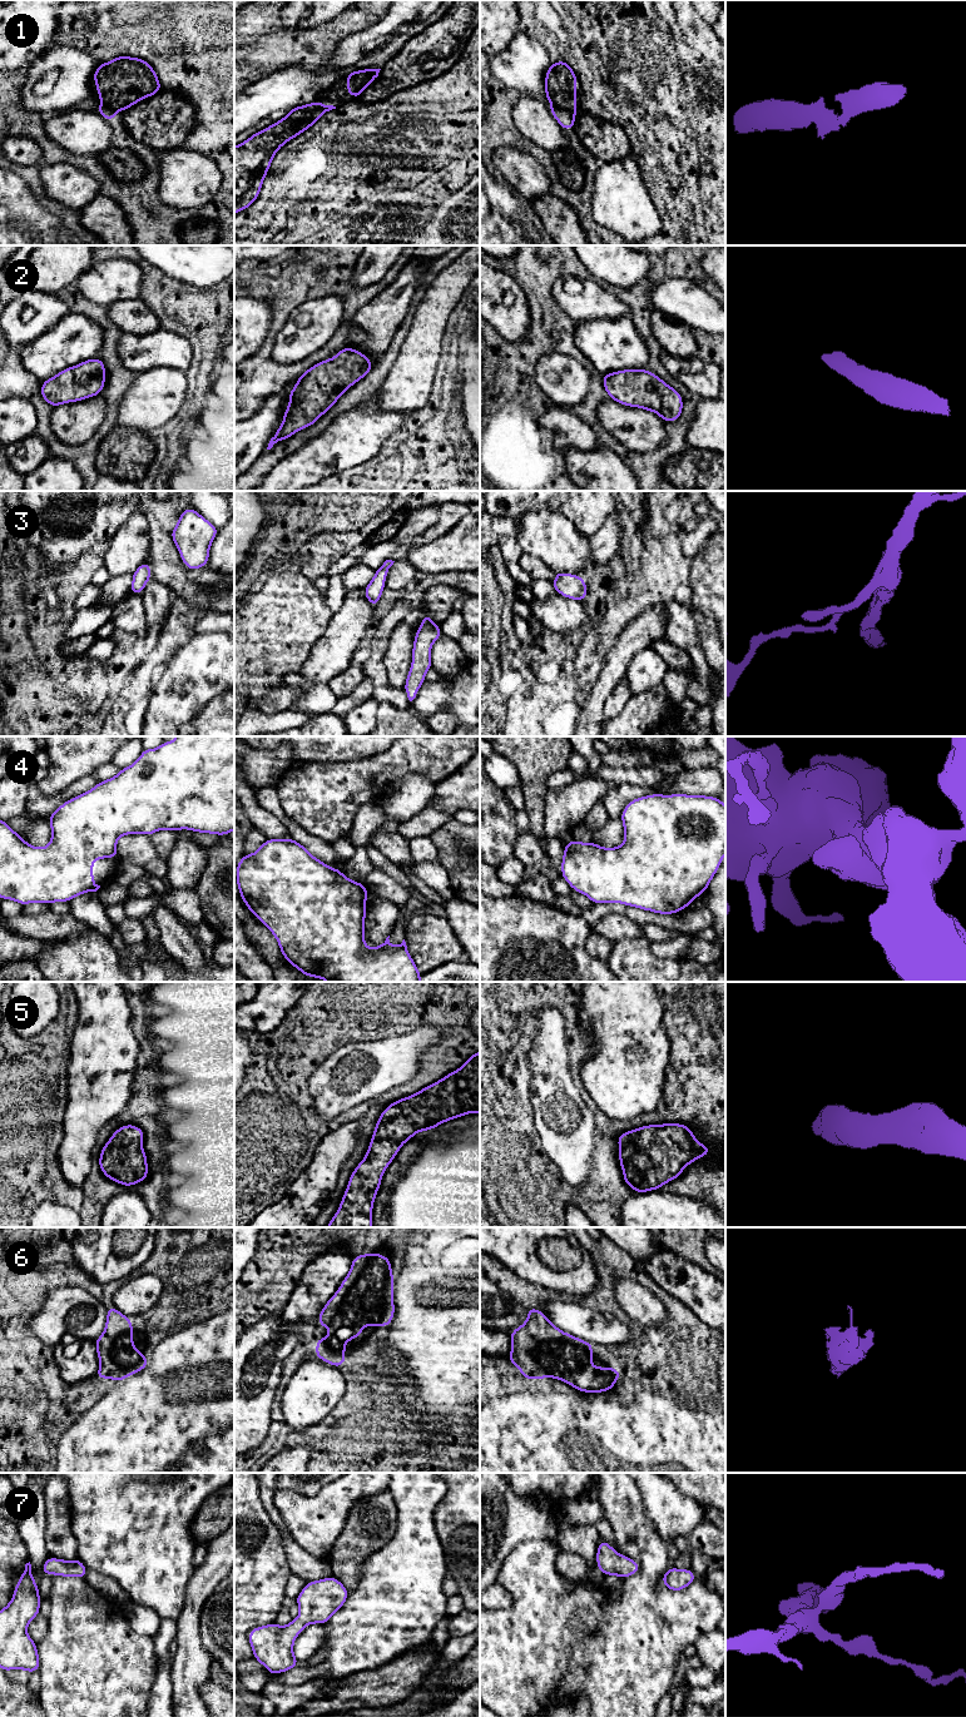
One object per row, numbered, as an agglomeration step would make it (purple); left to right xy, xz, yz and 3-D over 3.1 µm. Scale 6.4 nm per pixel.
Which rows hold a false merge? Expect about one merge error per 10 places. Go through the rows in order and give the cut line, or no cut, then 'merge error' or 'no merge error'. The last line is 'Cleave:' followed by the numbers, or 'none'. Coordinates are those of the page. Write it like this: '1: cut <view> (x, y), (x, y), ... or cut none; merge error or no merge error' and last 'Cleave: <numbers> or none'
1: cut none; no merge error
2: cut none; no merge error
3: cut none; no merge error
4: cut none; no merge error
5: cut none; no merge error
6: cut none; no merge error
7: cut none; no merge error
Cleave: none

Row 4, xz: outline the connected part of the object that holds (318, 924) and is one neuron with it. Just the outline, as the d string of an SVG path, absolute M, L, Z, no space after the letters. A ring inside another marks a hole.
M293 838L267 839L256 853L243 854L236 869L239 897L249 912L277 938L286 961L303 976L327 982L421 982L422 974L410 956L405 939L395 947L388 936L373 949L366 946L363 938L368 894L366 885L345 877L341 869L326 865Z

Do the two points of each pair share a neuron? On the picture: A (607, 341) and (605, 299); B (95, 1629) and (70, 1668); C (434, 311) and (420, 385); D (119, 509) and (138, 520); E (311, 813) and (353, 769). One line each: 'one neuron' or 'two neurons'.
A: two neurons
B: one neuron
C: one neuron
D: two neurons
E: one neuron

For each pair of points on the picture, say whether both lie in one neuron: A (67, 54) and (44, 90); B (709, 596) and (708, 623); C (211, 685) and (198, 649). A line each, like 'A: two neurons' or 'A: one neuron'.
A: one neuron
B: two neurons
C: one neuron

